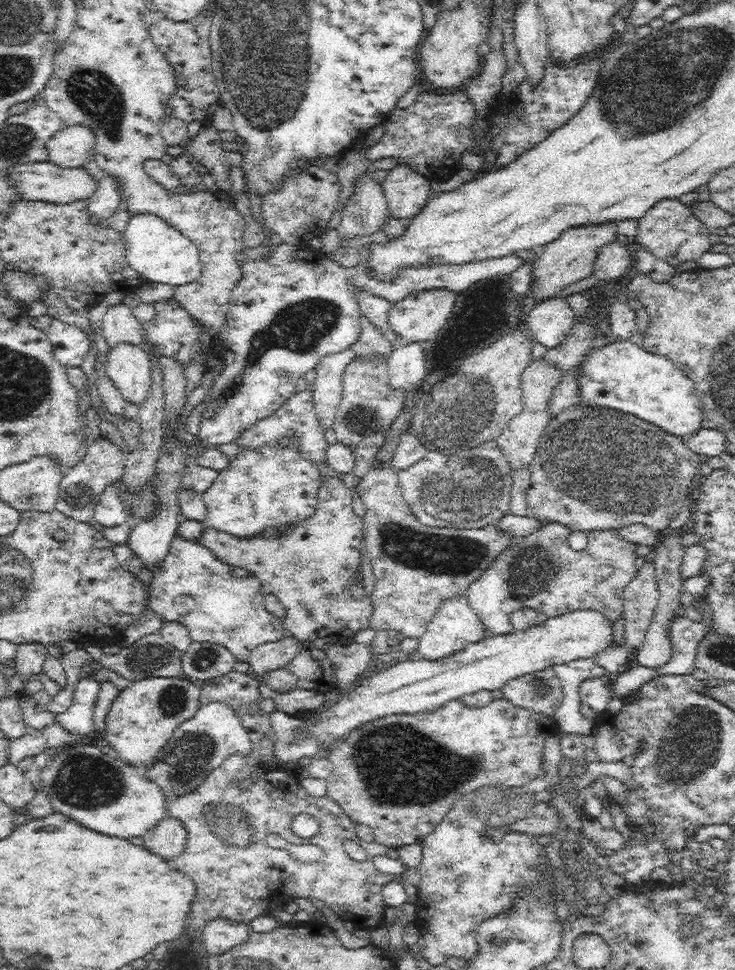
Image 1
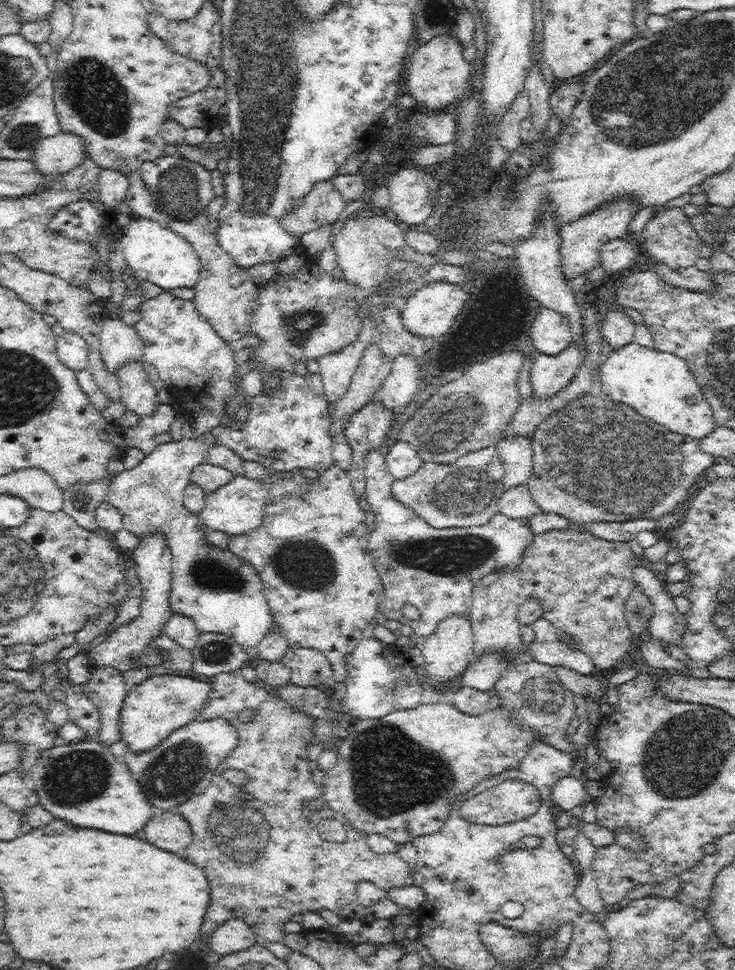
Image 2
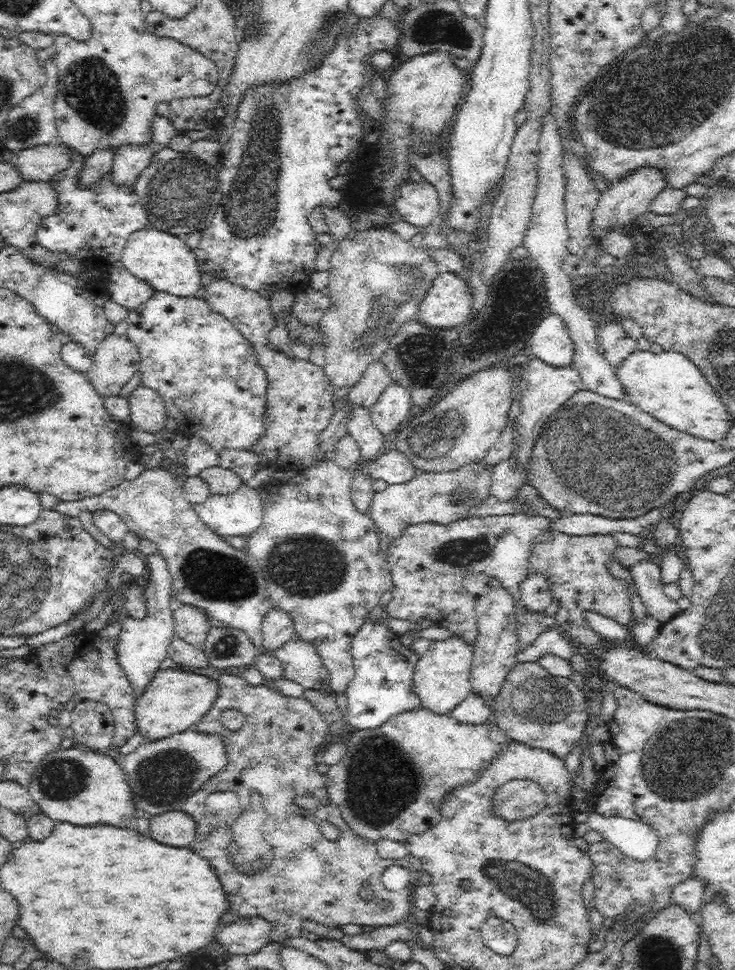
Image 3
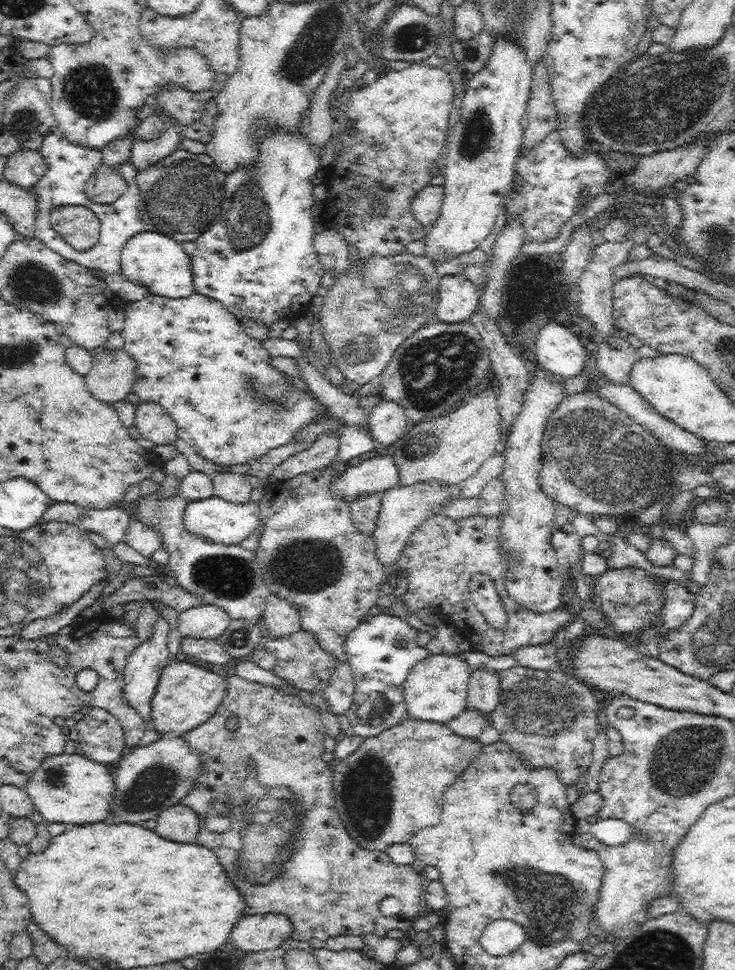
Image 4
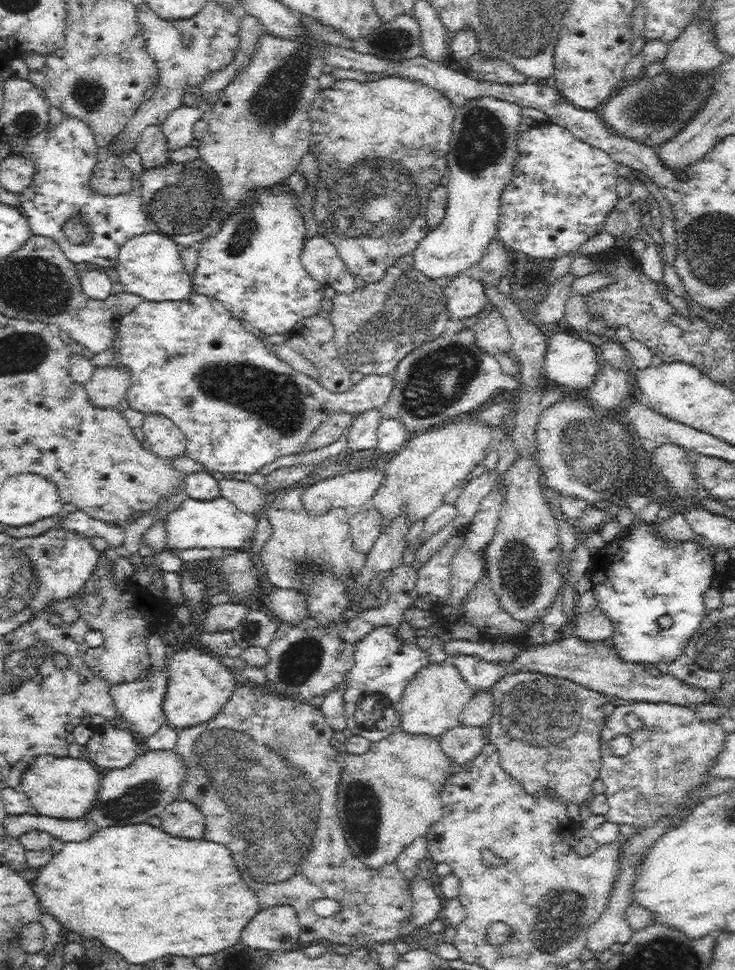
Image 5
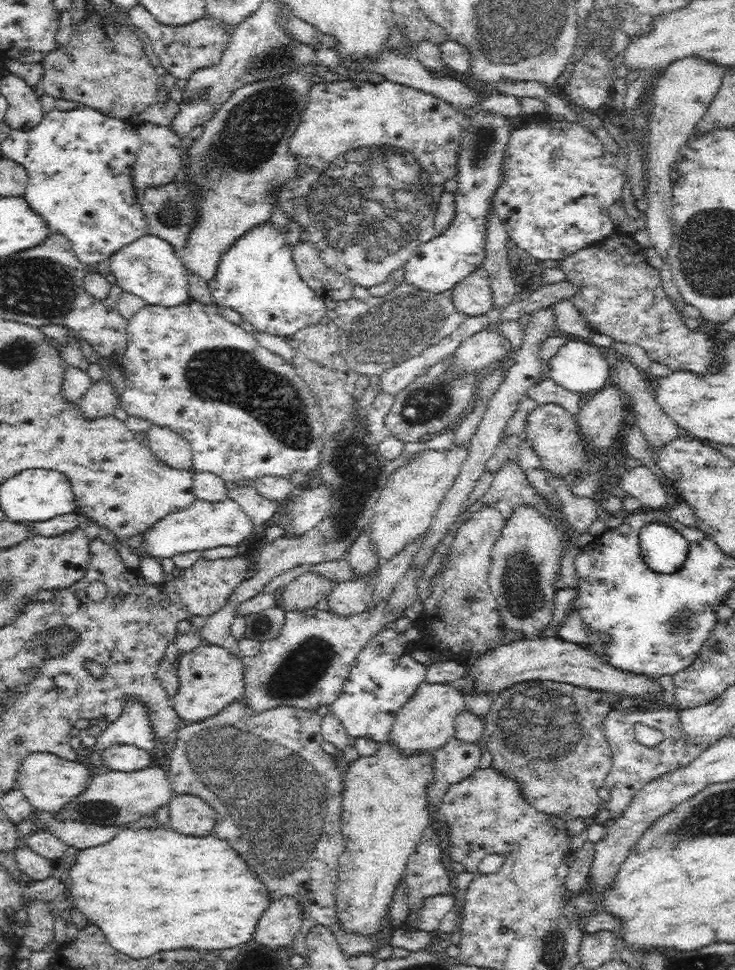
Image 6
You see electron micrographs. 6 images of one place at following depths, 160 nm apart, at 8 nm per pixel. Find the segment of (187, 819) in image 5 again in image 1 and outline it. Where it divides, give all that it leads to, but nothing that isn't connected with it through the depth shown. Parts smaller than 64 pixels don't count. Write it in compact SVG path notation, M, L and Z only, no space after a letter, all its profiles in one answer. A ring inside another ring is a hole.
M166 817L151 831L142 835L142 846L164 860L174 860L186 848L186 829L182 821Z

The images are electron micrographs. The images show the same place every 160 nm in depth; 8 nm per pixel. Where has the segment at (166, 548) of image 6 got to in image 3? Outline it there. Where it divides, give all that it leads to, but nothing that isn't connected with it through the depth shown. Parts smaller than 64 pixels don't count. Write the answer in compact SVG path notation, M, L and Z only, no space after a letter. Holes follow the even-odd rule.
M238 484L232 492L216 493L195 505L199 517L220 536L248 536L260 526L263 502L260 488Z

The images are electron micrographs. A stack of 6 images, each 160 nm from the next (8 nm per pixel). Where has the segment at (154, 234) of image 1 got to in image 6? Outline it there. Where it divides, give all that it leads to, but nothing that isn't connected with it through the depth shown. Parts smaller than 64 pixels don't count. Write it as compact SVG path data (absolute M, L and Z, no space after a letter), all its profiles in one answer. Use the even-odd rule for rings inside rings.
M146 233L139 240L128 244L112 258L110 267L121 291L139 296L147 304L178 305L190 298L190 272L184 265L180 252L170 242L154 234Z

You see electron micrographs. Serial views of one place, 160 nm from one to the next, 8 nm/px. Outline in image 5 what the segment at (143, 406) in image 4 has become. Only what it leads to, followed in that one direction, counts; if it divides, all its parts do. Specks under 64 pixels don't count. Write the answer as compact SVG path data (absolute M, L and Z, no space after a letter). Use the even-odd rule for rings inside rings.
M144 413L141 426L154 454L169 458L184 454L184 435L164 413Z

